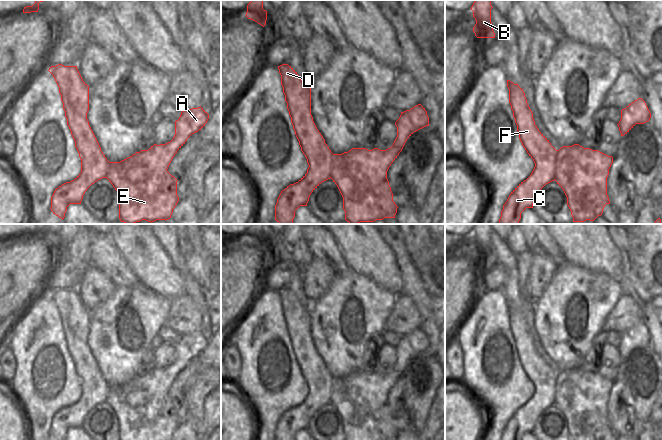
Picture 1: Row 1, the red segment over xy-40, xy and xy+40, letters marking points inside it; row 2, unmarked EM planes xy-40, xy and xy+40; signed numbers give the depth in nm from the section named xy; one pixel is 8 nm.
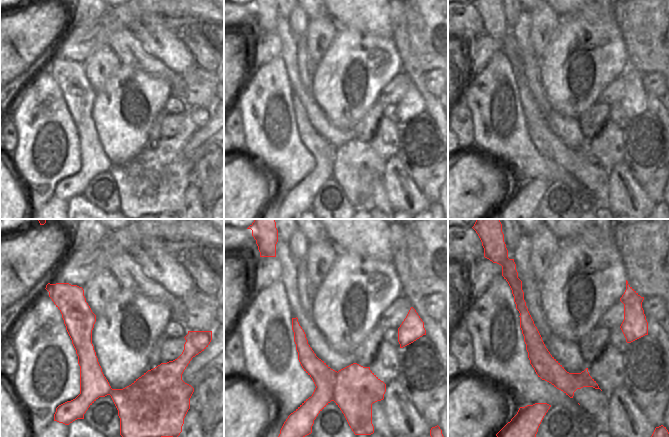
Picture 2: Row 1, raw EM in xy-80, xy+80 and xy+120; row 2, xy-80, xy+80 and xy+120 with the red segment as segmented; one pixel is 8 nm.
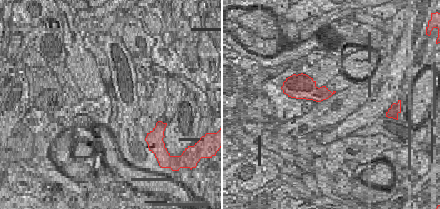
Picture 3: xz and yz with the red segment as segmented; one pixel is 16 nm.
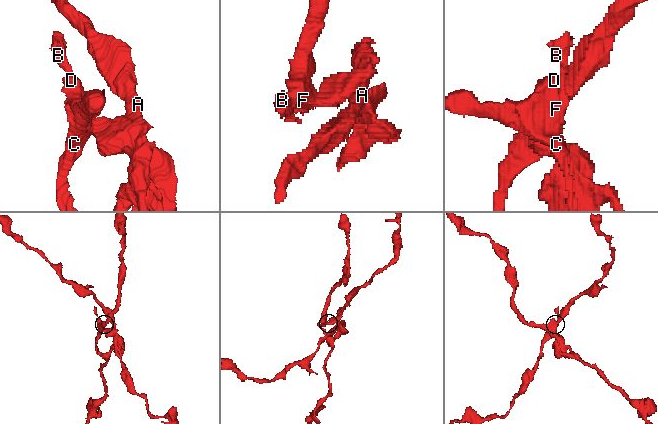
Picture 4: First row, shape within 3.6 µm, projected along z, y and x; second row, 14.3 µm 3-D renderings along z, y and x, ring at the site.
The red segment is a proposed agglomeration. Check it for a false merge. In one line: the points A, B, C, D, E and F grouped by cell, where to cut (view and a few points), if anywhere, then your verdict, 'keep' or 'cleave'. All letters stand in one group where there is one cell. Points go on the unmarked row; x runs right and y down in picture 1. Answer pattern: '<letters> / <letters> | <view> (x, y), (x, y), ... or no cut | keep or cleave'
A E / B C D F | xy+40 (558, 374), (554, 403) | cleave

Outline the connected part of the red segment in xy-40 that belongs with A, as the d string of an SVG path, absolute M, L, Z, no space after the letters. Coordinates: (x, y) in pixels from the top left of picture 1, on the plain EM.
M200 330L184 334L175 345L175 359L166 368L154 368L148 374L141 374L120 385L109 386L107 403L117 415L119 440L171 440L179 425L177 403L168 395L168 391L187 363L201 354L209 343L209 338Z

